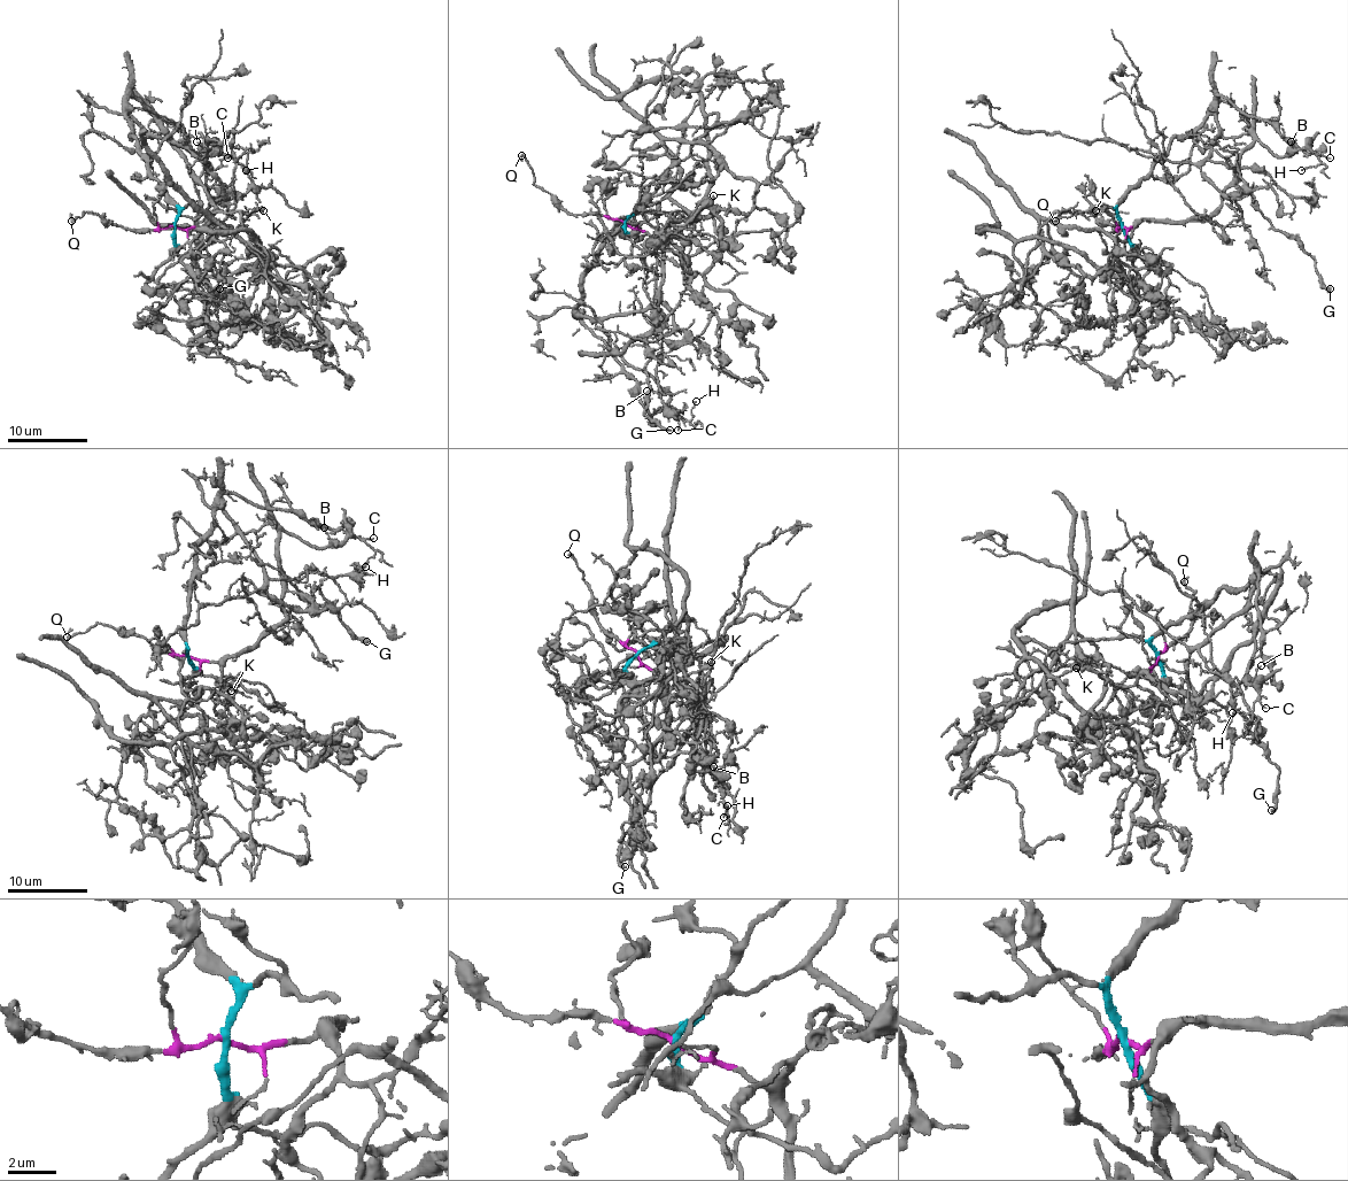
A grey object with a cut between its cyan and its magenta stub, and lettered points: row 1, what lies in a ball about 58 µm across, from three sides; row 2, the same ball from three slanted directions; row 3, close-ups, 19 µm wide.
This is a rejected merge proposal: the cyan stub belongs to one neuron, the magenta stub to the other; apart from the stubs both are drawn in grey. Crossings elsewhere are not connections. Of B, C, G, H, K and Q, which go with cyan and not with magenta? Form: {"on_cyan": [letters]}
{"on_cyan": []}

